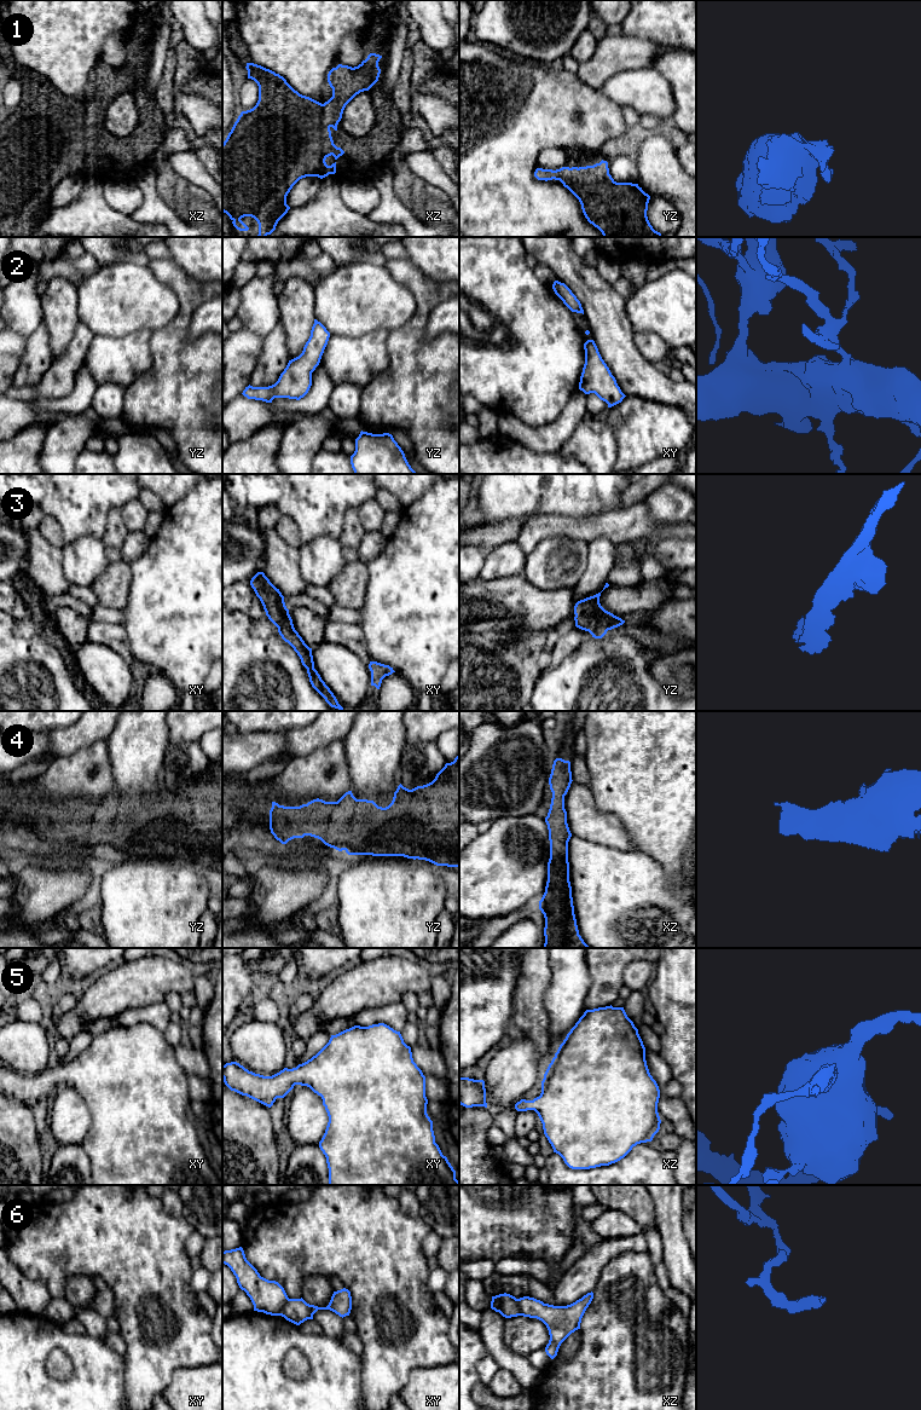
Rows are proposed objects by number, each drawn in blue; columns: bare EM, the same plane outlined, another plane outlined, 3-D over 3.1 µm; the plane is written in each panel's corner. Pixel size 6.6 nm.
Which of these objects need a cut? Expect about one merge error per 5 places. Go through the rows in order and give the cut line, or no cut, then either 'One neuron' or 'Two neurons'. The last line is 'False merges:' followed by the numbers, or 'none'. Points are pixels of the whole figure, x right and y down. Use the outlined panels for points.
1: No split. One neuron
2: No split. One neuron
3: No split. One neuron
4: No split. One neuron
5: No split. One neuron
6: Split along xy (289, 1299), (279, 1315). Two neurons
False merges: 6

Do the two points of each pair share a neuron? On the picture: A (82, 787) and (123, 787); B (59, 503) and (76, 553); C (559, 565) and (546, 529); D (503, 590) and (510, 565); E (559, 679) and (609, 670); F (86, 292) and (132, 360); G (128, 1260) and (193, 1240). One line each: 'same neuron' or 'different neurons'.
A: different neurons
B: different neurons
C: different neurons
D: different neurons
E: same neuron
F: different neurons
G: different neurons

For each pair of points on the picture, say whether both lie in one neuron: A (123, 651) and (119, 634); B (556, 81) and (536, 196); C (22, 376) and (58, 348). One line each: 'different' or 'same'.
A: same
B: same
C: different

